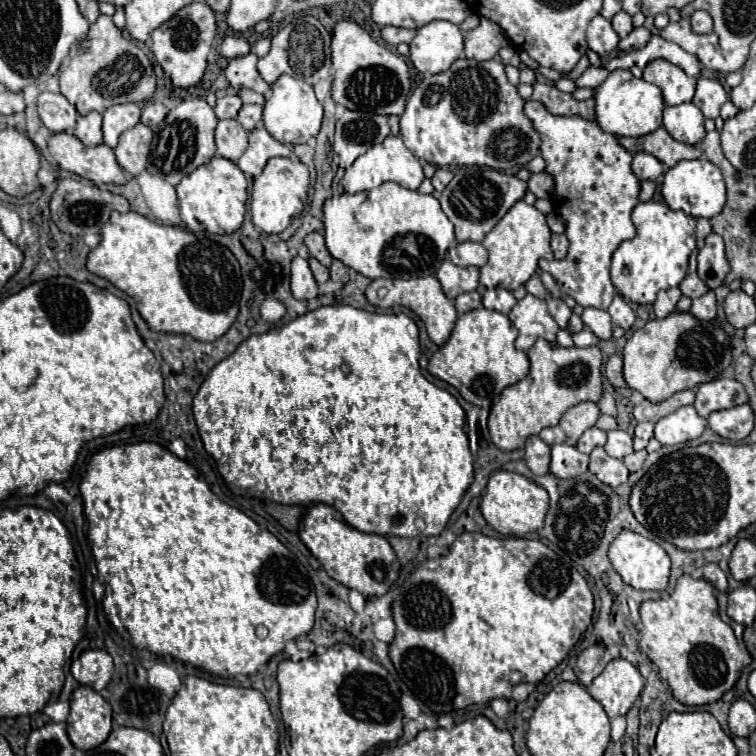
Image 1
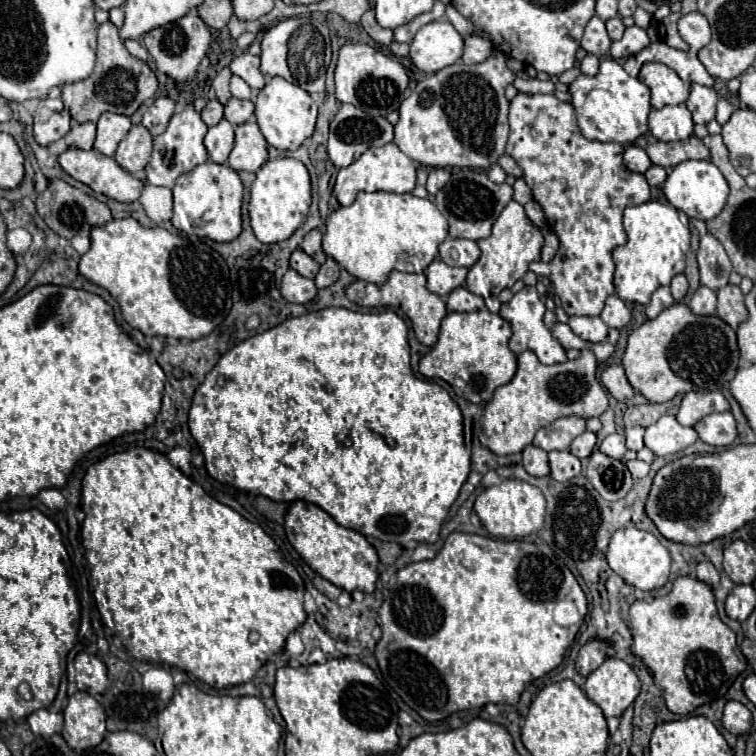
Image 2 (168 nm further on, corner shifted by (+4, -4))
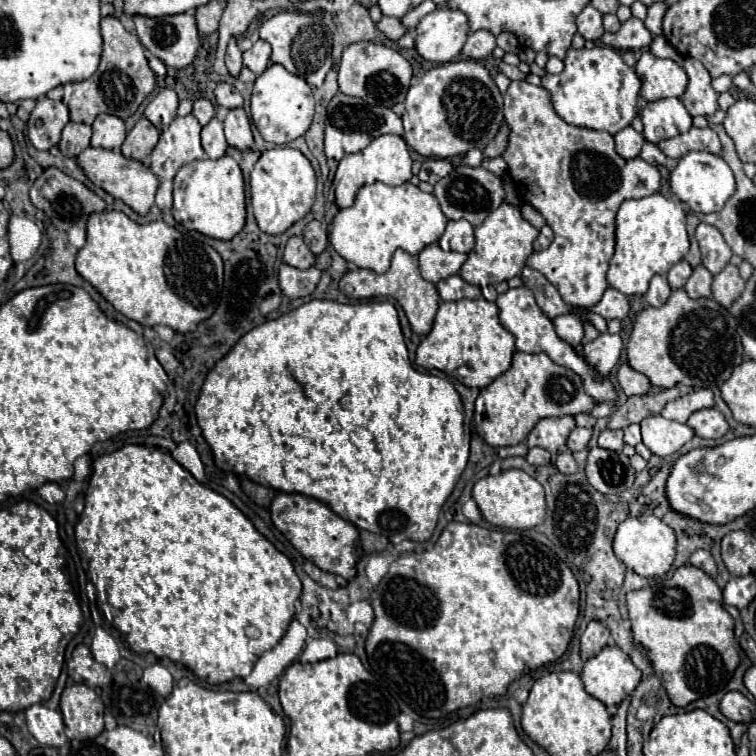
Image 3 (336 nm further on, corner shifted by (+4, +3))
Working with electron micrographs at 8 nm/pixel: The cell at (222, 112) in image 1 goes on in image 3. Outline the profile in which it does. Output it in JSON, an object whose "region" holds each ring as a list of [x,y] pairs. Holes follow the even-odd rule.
{"region":[[[203,97],[203,99],[197,99],[197,101],[193,103],[193,115],[197,117],[197,121],[199,121],[201,125],[207,125],[207,123],[215,117],[215,109],[213,109],[211,101],[207,101],[207,99]]]}

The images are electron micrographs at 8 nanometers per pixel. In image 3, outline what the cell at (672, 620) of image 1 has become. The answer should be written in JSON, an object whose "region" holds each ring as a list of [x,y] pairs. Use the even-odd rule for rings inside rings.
{"region":[[[683,565],[671,577],[627,593],[633,639],[641,645],[663,683],[669,699],[685,707],[721,691],[740,664],[734,637],[734,619],[723,609],[721,589],[699,567]]]}

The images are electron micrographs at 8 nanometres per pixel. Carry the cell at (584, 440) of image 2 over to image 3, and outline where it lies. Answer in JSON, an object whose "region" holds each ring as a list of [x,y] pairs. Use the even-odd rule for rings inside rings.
{"region":[[[577,427],[577,429],[573,429],[573,431],[569,433],[569,437],[567,437],[567,447],[569,447],[571,451],[581,451],[581,449],[587,447],[589,439],[591,439],[591,429]]]}

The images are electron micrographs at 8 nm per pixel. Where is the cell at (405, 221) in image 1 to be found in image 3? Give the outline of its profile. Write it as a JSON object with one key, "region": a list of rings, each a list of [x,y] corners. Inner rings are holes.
{"region":[[[377,181],[373,185],[363,185],[357,193],[355,205],[341,209],[335,215],[329,241],[335,251],[349,263],[355,263],[363,269],[373,269],[375,273],[385,273],[395,249],[401,247],[407,253],[417,255],[423,247],[439,241],[445,225],[447,219],[431,193],[423,193],[411,183],[391,187]]]}

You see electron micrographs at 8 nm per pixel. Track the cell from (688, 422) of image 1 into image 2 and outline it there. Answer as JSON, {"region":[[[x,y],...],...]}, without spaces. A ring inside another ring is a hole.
{"region":[[[665,414],[647,428],[645,446],[651,448],[655,456],[667,456],[691,446],[697,438],[695,428],[681,426],[673,414]]]}

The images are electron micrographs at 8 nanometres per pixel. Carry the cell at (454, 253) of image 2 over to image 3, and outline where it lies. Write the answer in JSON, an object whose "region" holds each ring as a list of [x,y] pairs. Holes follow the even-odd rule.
{"region":[[[465,219],[459,221],[449,221],[443,237],[439,239],[441,249],[445,251],[459,251],[459,253],[469,253],[473,249],[475,237],[473,237],[473,225]]]}

